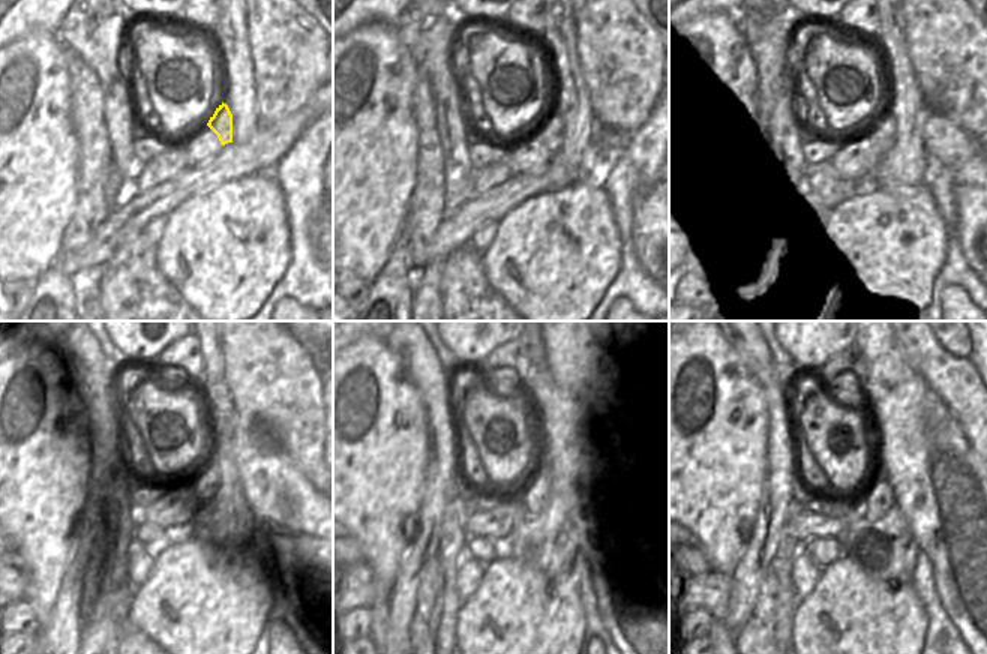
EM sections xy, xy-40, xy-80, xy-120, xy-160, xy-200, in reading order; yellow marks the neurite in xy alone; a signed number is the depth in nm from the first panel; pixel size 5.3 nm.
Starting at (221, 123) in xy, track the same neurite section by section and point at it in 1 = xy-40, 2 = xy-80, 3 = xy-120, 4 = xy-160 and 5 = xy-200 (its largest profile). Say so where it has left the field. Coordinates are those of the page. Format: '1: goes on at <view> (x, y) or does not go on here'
1: goes on at xy-40 (552, 126)
2: goes on at xy-80 (884, 129)
3: goes on at xy-120 (207, 471)
4: goes on at xy-160 (537, 491)
5: goes on at xy-200 (875, 498)

